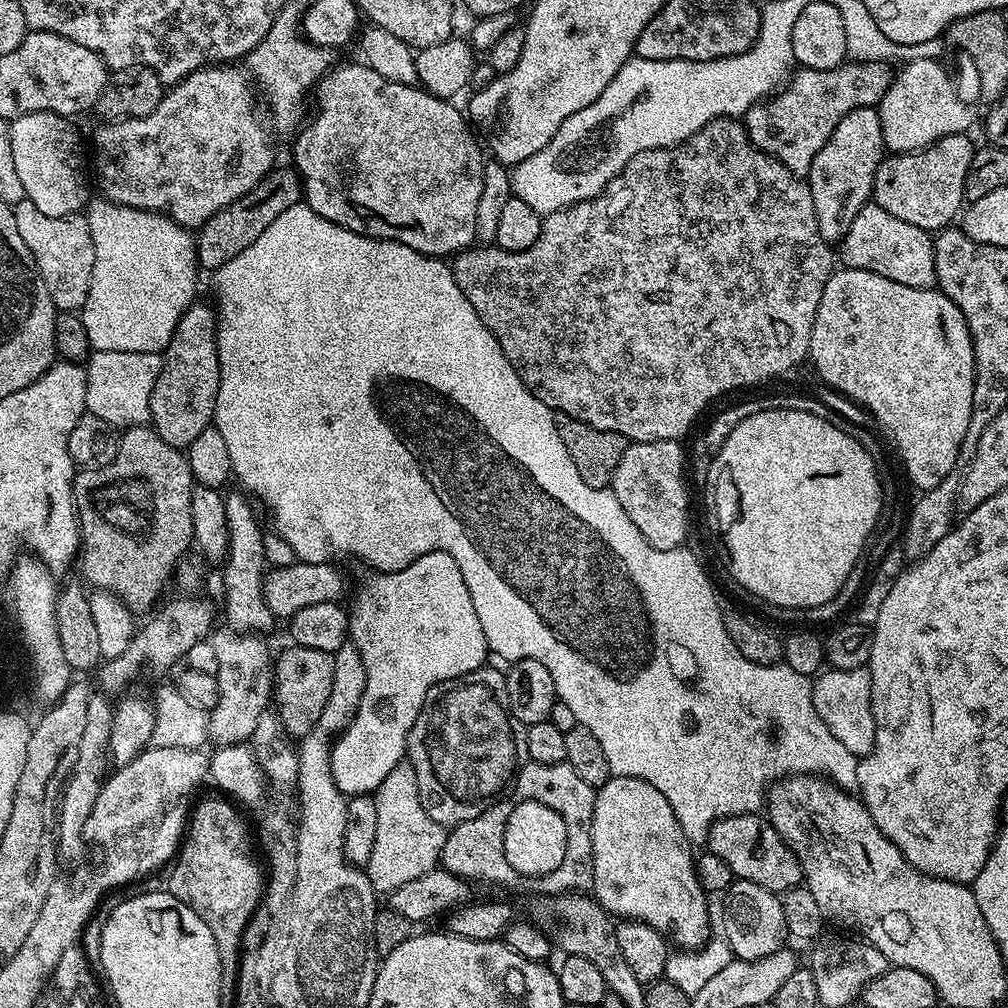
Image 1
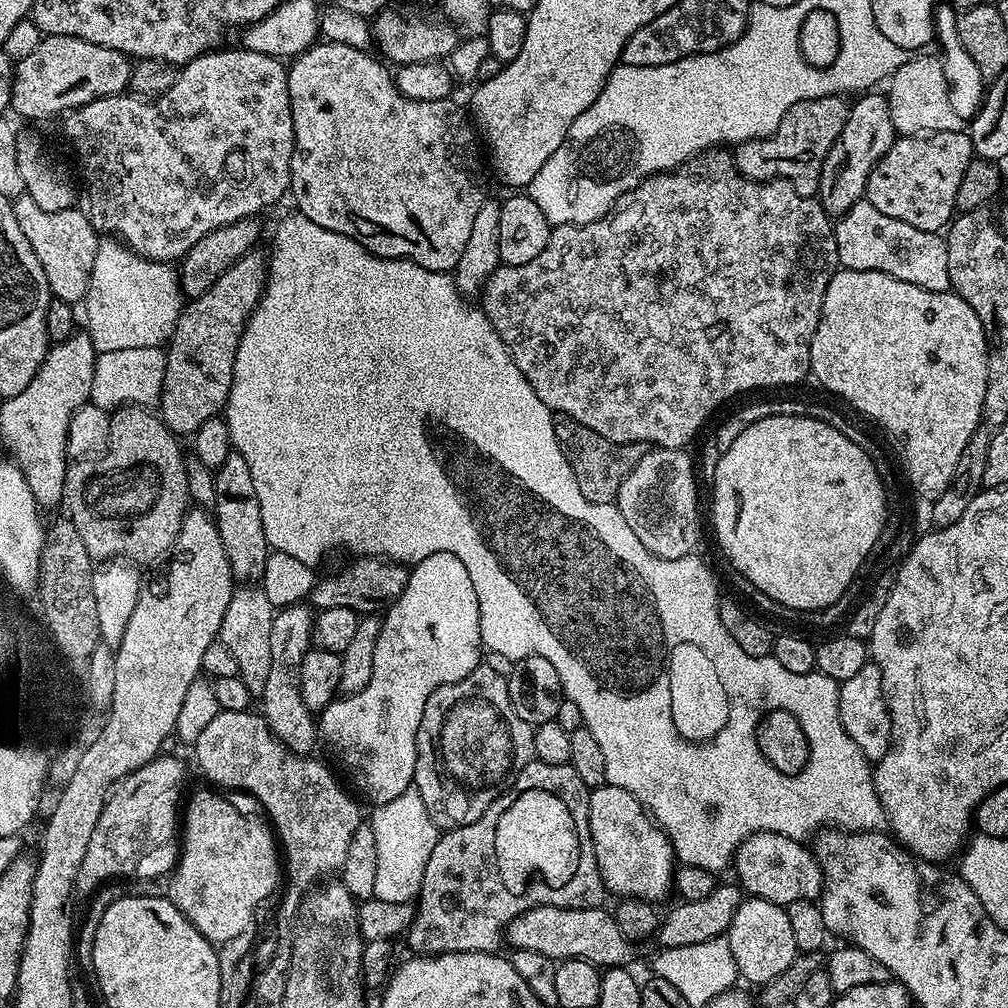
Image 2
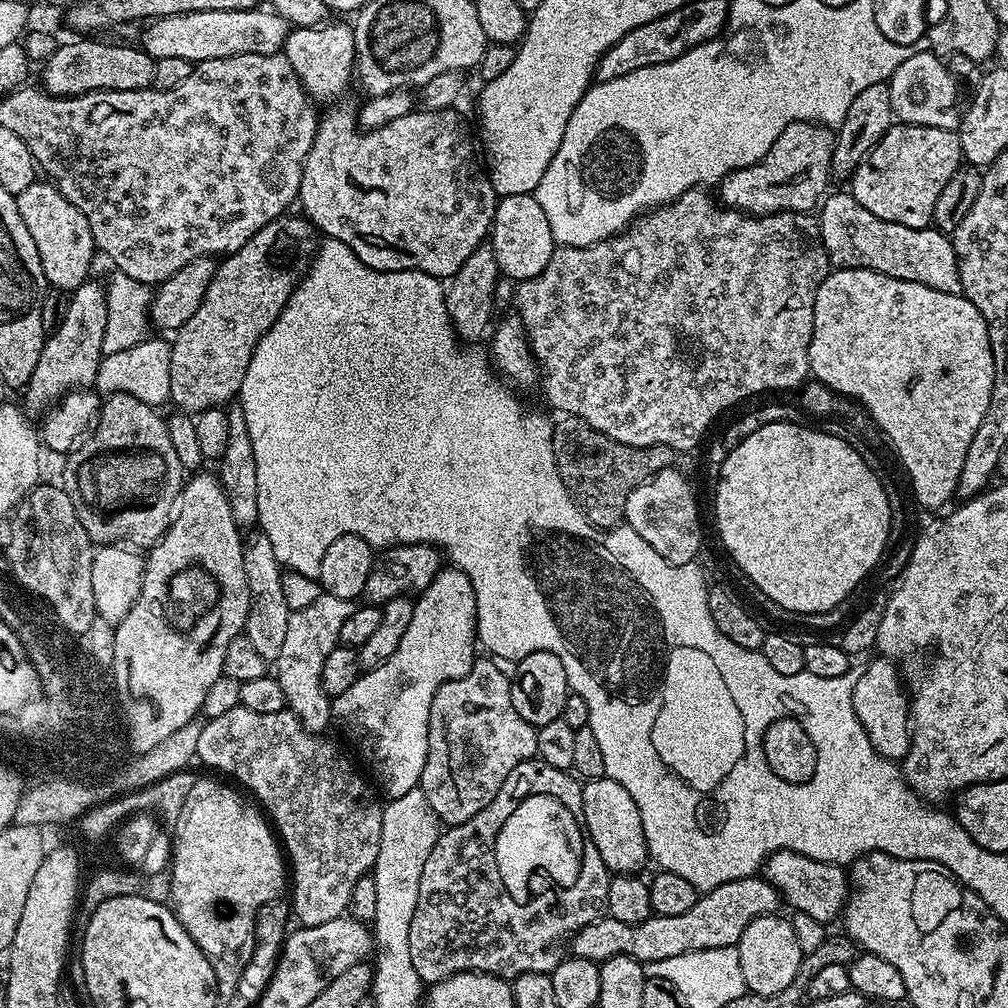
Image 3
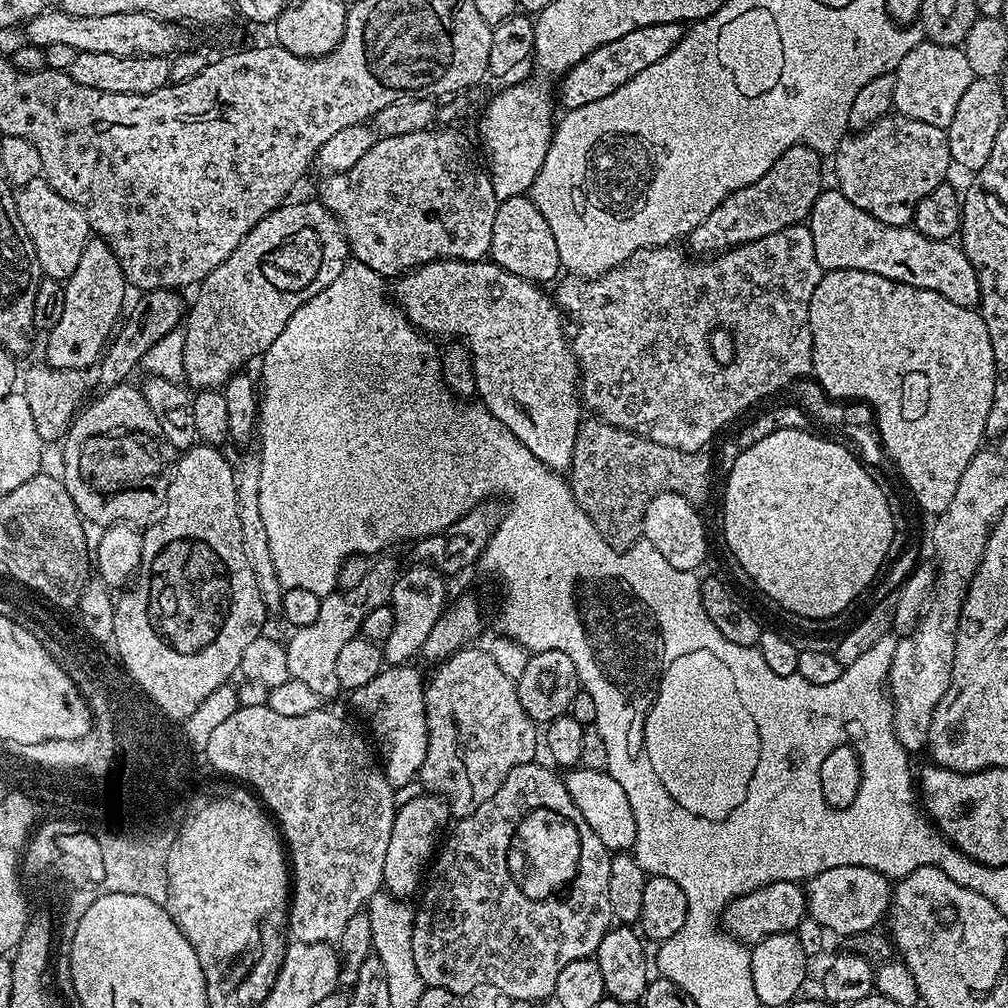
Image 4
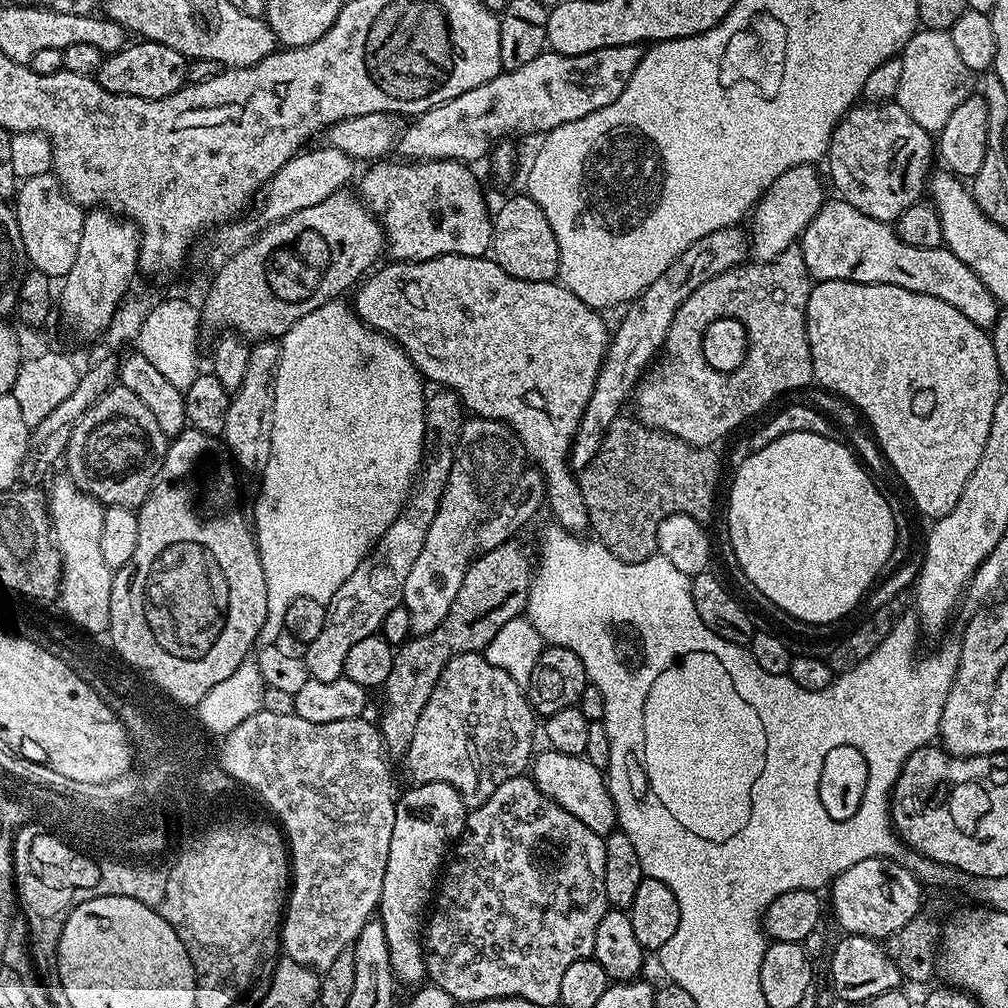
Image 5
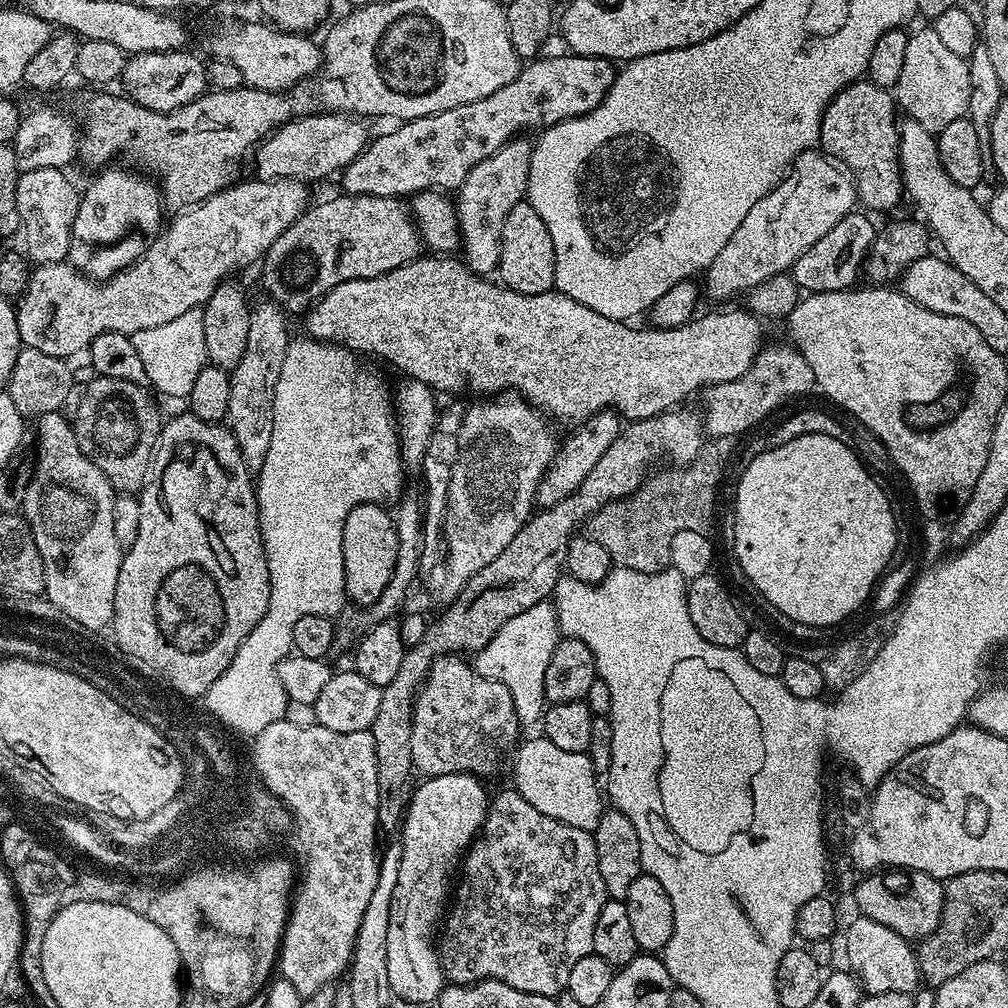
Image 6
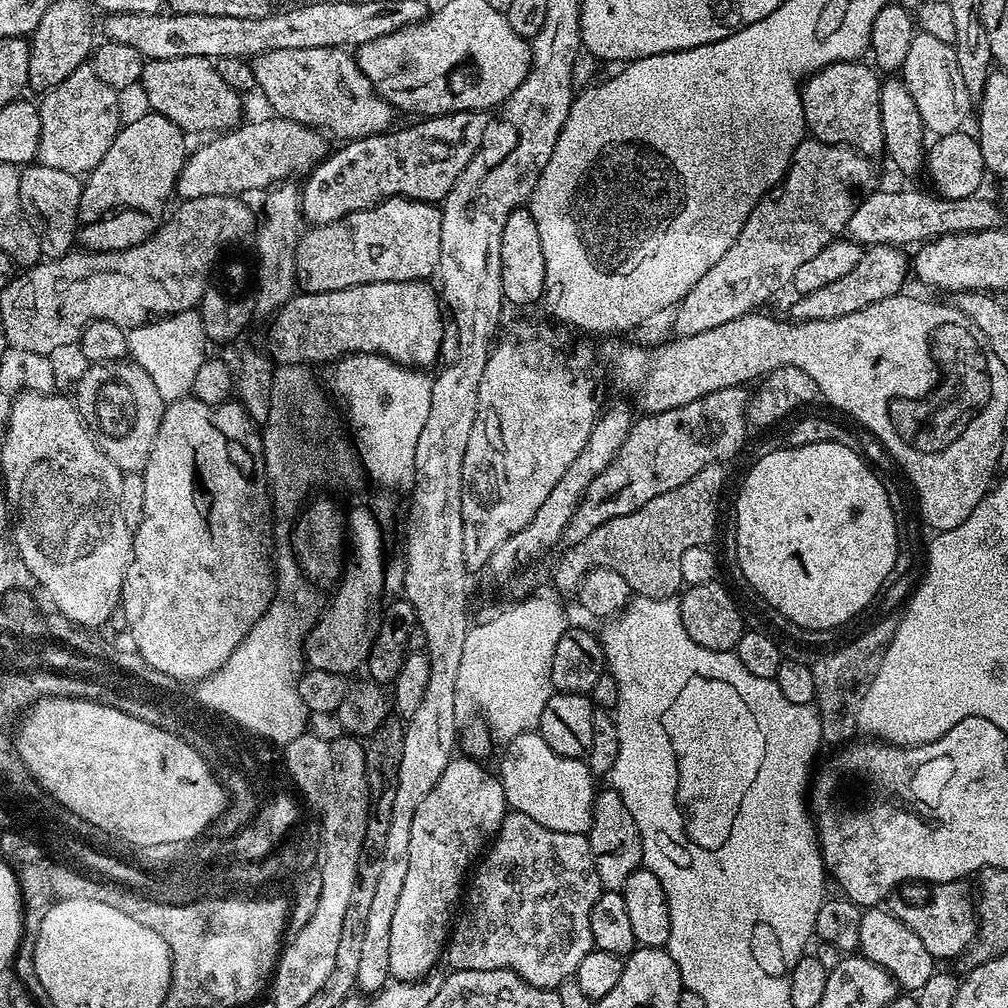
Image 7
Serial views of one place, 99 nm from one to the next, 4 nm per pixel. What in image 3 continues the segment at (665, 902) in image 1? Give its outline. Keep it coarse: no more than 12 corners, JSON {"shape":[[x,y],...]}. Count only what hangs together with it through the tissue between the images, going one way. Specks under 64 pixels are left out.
{"shape":[[609,776],[582,787],[592,847],[612,874],[649,863],[638,806]]}

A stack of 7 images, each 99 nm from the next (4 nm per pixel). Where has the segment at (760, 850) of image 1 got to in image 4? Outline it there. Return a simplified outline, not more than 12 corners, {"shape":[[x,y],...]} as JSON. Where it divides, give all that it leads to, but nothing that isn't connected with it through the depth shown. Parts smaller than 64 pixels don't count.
{"shape":[[866,866],[806,881],[808,915],[847,938],[885,919],[893,885]]}

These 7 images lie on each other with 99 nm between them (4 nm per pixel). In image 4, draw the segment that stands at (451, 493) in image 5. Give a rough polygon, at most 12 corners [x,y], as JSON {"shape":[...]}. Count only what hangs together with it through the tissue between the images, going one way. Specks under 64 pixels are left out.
{"shape":[[413,563],[394,582],[385,665],[424,650],[449,599],[445,577]]}

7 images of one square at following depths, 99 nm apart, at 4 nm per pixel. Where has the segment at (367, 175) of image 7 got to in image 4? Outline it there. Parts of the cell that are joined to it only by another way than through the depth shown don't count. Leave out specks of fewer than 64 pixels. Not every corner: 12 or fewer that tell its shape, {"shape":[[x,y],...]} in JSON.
{"shape":[[684,24],[642,26],[590,50],[559,81],[577,108],[662,62]]}

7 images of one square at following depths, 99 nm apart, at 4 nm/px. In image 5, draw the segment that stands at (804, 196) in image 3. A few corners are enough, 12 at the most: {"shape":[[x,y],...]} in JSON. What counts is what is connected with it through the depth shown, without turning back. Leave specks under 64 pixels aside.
{"shape":[[745,229],[714,230],[627,305],[572,439],[586,467],[661,351],[682,302],[745,263]]}

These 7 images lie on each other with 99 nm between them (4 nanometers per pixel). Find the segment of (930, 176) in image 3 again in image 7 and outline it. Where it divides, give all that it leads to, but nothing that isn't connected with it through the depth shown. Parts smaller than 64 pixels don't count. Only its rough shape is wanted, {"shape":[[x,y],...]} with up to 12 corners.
{"shape":[[840,60],[800,90],[811,139],[884,152],[877,69]]}

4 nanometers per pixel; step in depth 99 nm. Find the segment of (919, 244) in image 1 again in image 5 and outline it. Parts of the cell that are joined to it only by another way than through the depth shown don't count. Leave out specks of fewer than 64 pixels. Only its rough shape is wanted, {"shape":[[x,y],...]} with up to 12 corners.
{"shape":[[825,199],[798,247],[813,281],[902,286],[979,328],[996,299],[943,246]]}

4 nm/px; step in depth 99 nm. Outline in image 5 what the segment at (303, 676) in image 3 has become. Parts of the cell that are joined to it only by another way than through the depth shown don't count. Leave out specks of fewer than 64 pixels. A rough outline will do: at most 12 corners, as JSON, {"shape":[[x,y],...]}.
{"shape":[[455,445],[421,461],[373,557],[326,602],[302,659],[341,679],[346,654],[403,603]]}

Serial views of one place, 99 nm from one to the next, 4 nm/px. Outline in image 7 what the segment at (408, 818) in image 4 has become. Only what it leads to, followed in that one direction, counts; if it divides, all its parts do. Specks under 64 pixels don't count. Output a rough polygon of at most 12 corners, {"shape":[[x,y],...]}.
{"shape":[[453,758],[410,826],[392,980],[446,952],[470,869],[510,811]]}

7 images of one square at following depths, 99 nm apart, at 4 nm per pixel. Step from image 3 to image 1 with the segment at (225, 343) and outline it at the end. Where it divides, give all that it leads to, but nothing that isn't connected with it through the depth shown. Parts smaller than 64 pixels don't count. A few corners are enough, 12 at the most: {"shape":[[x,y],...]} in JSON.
{"shape":[[194,302],[162,355],[150,424],[172,448],[215,421],[216,310]]}

